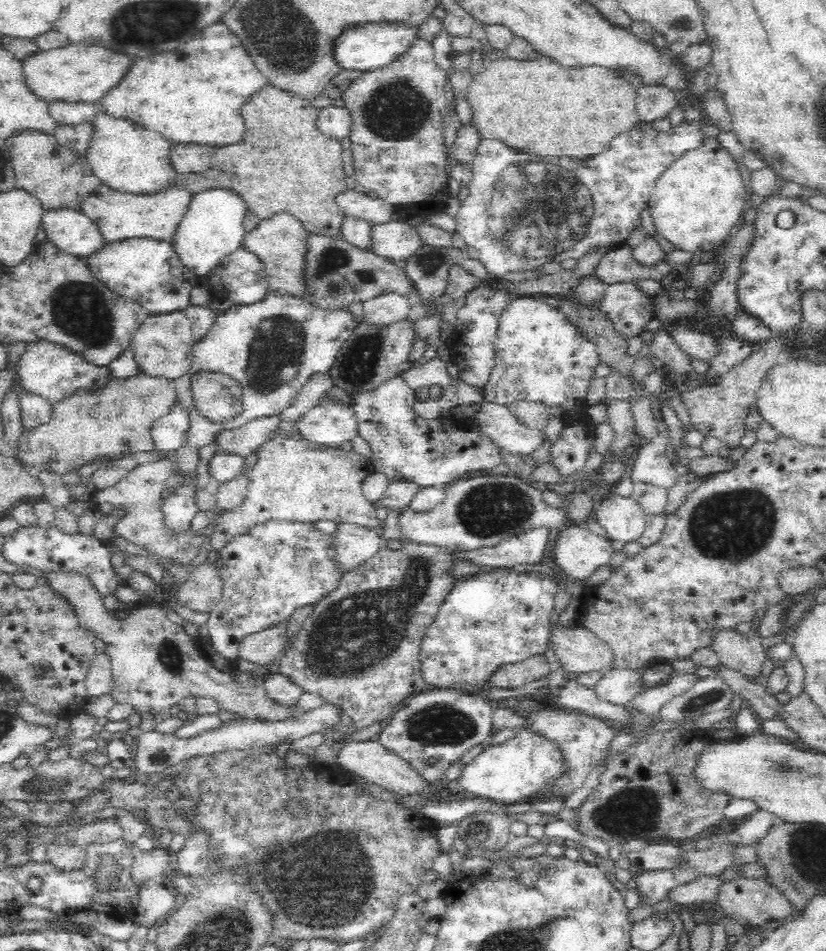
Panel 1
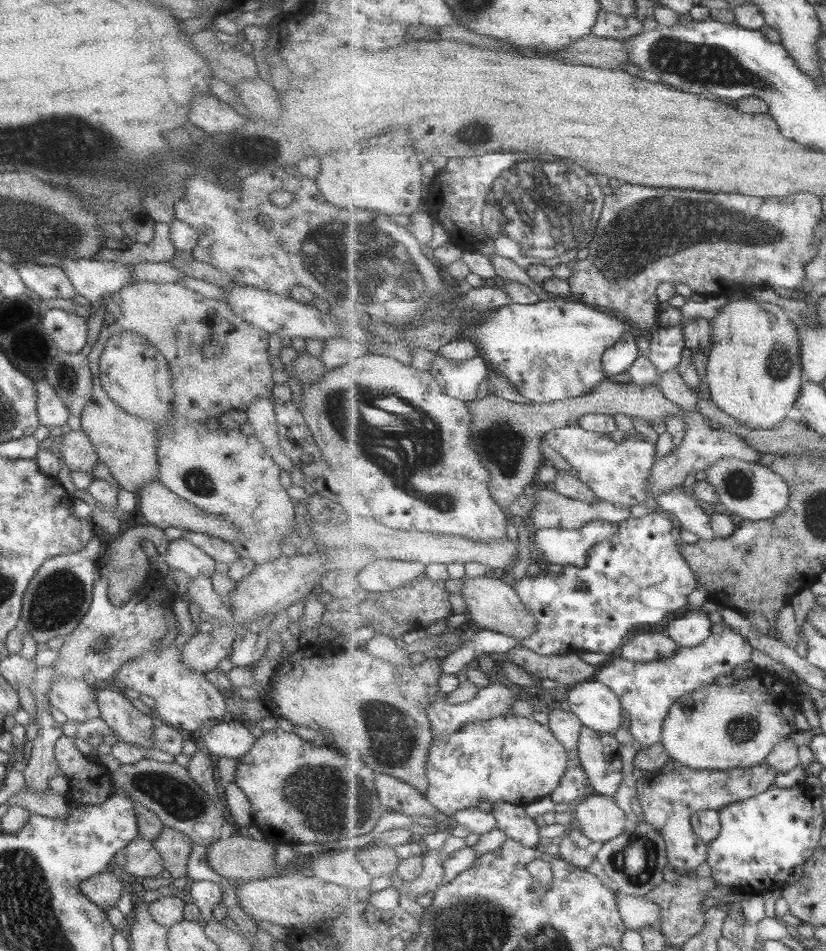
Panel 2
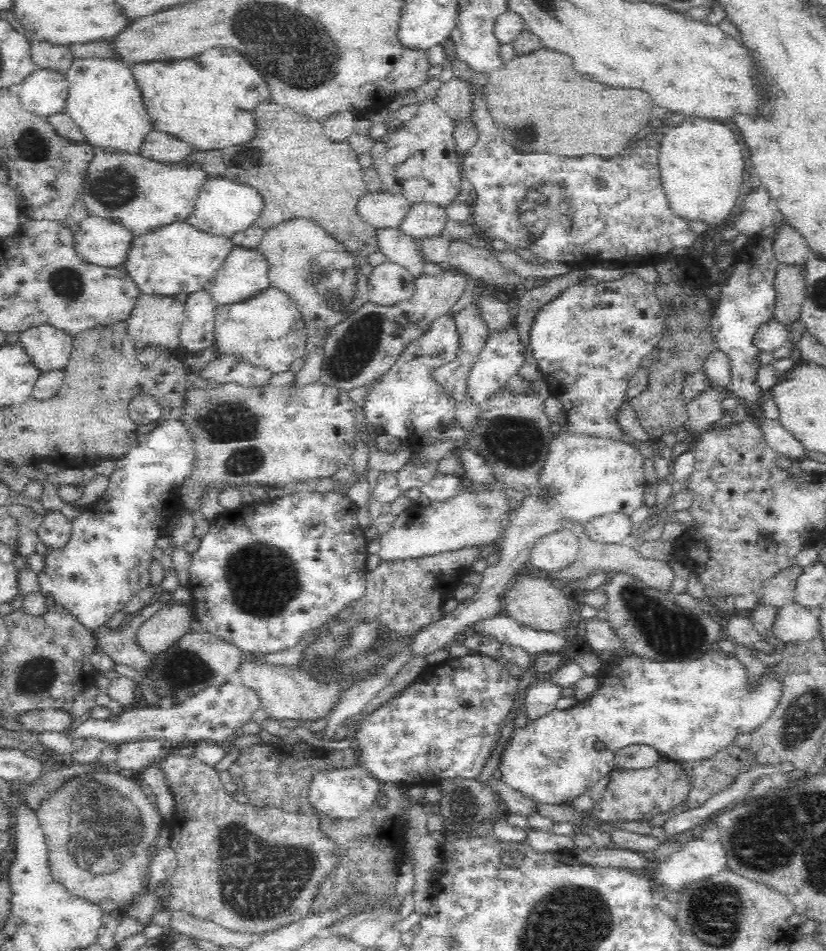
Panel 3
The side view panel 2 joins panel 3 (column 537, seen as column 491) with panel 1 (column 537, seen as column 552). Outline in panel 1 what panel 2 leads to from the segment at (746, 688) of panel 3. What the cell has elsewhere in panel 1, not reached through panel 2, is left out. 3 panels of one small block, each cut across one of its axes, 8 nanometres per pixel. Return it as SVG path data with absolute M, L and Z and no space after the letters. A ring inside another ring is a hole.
M527 728L515 733L516 736L504 744L487 743L479 755L463 766L458 786L496 804L513 804L530 801L540 790L552 788L554 782L568 772L567 755L560 744Z

